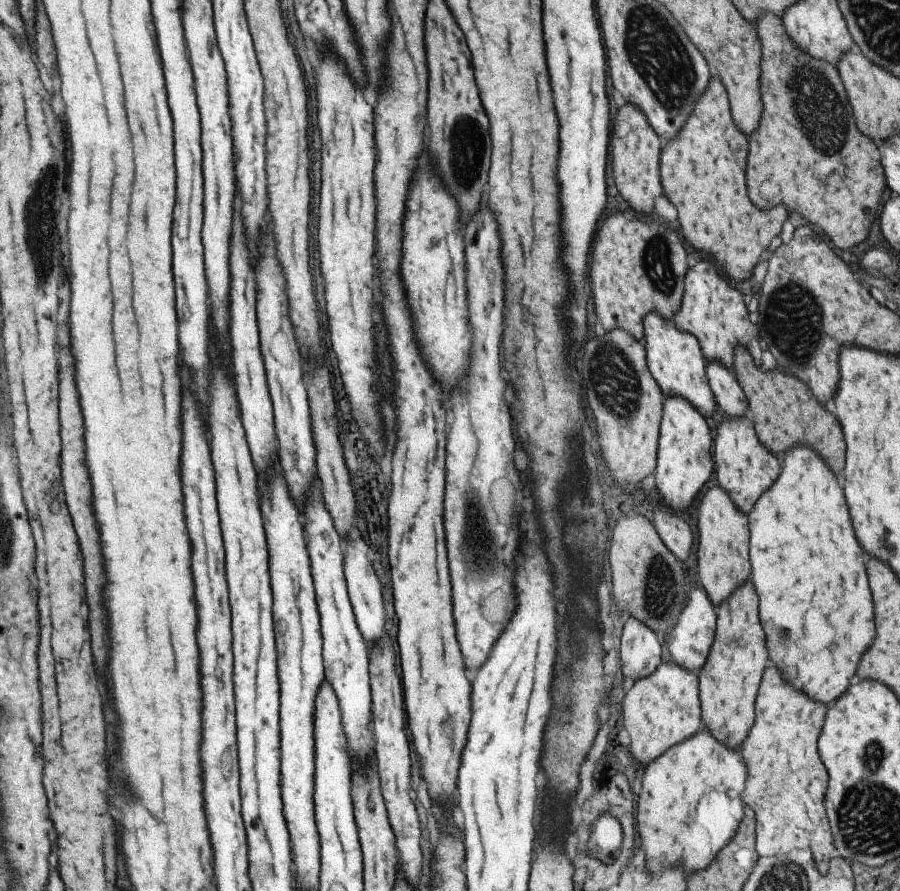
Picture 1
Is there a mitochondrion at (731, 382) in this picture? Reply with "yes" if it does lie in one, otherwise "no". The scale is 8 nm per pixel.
no

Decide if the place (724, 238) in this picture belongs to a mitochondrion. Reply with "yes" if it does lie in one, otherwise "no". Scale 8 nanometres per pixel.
no

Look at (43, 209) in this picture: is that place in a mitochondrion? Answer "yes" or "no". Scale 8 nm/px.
yes

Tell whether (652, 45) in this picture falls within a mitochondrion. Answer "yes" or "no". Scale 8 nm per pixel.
yes

